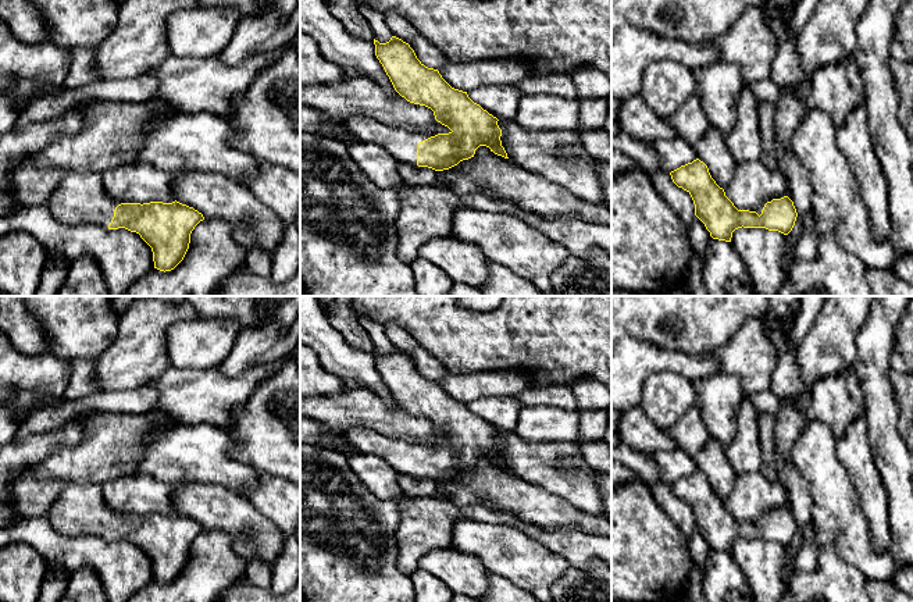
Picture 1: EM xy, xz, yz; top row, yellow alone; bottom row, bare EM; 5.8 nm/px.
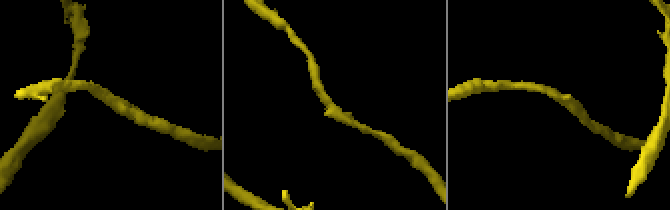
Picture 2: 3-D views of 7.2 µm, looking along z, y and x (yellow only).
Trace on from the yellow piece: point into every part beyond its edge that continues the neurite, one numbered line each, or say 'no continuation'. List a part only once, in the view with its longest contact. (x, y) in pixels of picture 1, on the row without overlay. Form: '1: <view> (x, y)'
1: xz (402, 456)

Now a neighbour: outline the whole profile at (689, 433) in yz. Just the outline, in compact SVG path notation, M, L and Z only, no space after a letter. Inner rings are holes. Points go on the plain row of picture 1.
M698 406L691 407L667 432L677 442L678 448L692 457L710 439L710 434Z

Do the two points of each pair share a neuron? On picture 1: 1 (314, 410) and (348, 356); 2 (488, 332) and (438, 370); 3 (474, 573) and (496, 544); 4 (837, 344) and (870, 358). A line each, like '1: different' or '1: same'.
1: different
2: different
3: different
4: different

